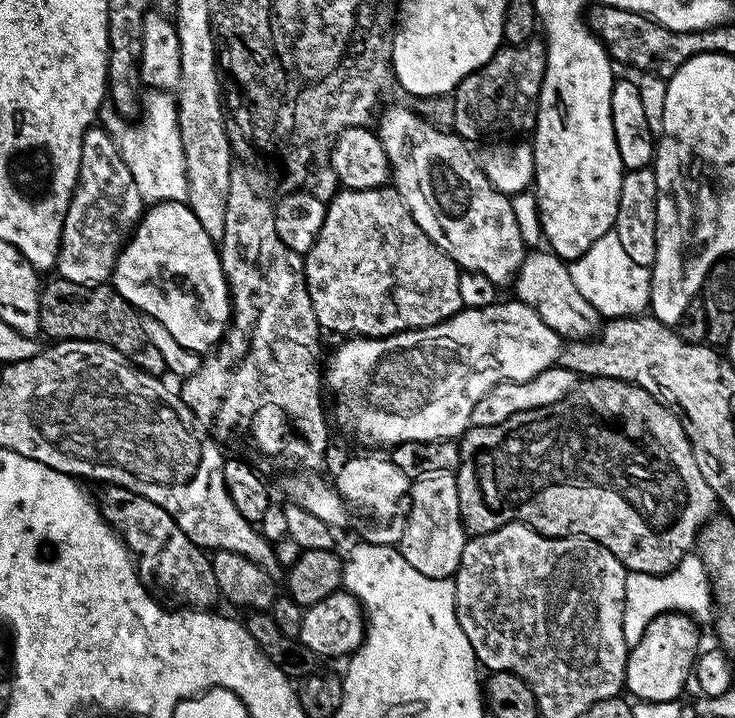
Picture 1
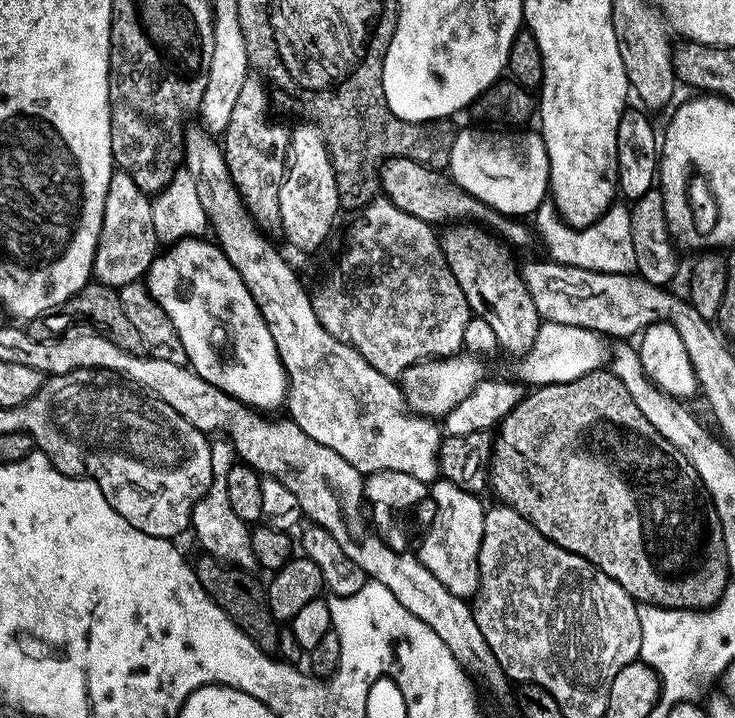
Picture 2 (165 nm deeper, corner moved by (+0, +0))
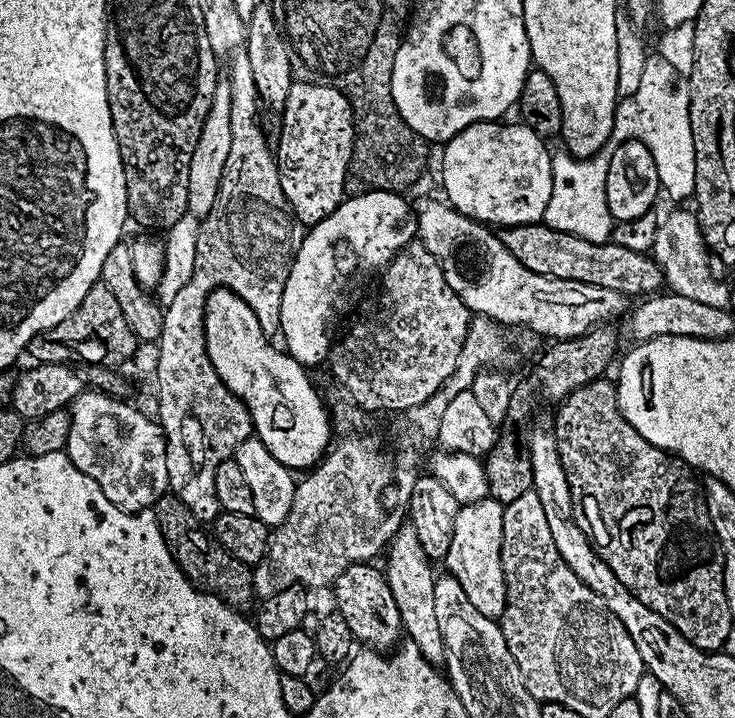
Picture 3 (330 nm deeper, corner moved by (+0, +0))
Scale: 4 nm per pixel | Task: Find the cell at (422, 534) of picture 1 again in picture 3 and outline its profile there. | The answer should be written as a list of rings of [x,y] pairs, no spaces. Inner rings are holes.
[[[487,498],[472,504],[461,504],[454,518],[454,530],[450,548],[443,558],[448,564],[447,575],[453,576],[466,590],[466,598],[486,618],[496,620],[504,613],[506,606],[506,582],[502,570],[502,518],[504,505]]]

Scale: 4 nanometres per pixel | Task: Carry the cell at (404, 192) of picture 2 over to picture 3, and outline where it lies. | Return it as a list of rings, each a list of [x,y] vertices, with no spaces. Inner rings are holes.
[[[519,224],[513,228],[503,229],[499,233],[500,241],[534,274],[542,274],[546,278],[558,278],[559,280],[569,280],[570,282],[586,282],[590,286],[606,286],[606,290],[618,290],[622,295],[629,298],[647,298],[659,293],[665,287],[662,270],[656,265],[656,261],[651,255],[635,252],[632,248],[627,248],[624,244],[599,244],[598,242],[586,242],[586,238],[578,238],[574,234],[566,234],[562,230],[554,230],[549,224]]]

